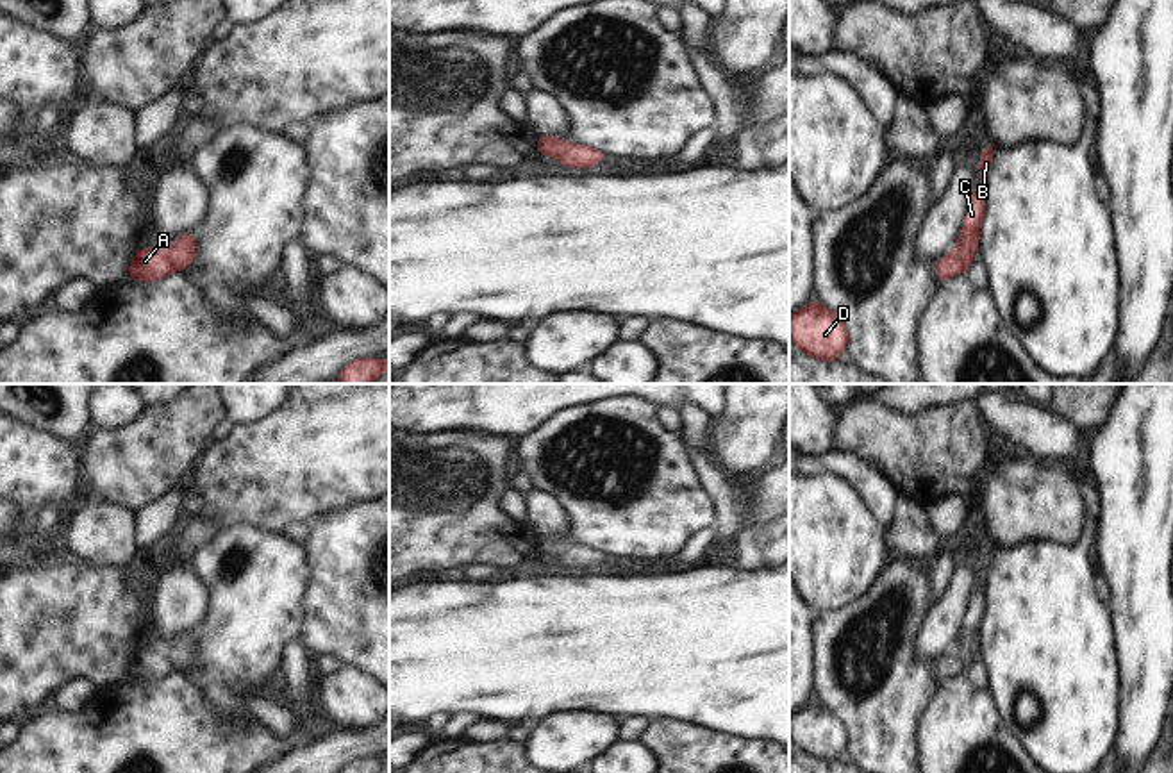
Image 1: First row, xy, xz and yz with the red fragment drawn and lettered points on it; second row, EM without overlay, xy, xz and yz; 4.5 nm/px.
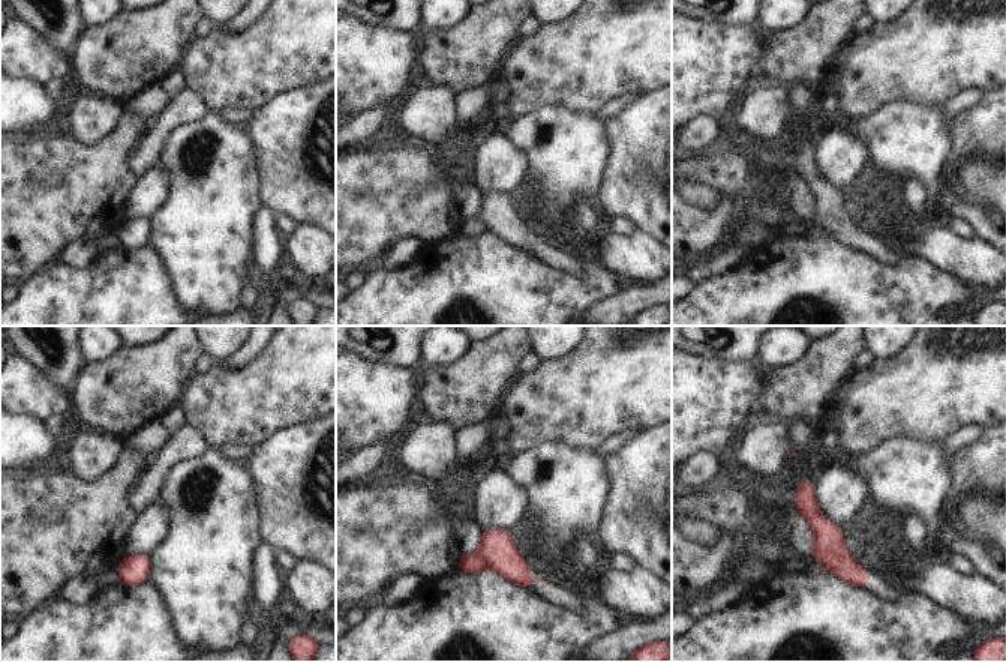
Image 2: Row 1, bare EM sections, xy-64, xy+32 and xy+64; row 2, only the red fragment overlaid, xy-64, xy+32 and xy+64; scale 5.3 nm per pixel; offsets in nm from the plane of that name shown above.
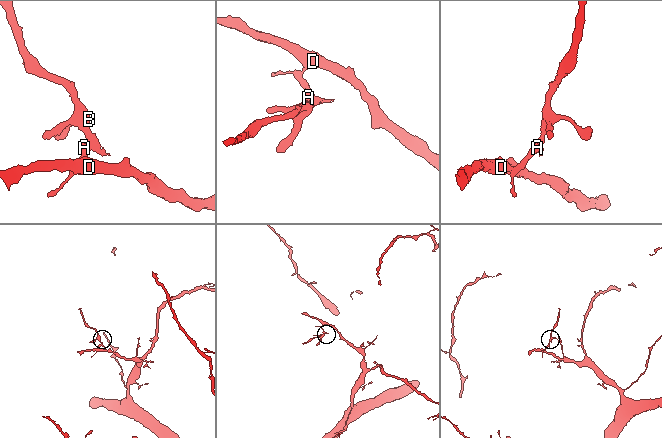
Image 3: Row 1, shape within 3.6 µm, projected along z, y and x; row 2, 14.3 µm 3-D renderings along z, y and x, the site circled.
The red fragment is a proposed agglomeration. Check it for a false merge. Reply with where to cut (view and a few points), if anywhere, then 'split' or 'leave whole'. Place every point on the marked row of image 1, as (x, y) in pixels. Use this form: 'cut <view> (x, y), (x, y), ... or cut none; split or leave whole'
cut xy (161, 252), (174, 270); split

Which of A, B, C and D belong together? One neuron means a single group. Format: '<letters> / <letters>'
A D / B C

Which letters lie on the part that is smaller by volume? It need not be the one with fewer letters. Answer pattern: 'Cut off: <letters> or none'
Cut off: B, C

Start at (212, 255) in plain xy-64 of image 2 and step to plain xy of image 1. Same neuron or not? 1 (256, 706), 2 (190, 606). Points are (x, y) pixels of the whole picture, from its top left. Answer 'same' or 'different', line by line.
1: different
2: different

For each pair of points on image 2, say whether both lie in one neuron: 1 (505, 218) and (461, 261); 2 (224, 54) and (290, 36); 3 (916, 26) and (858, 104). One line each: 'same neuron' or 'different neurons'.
1: different neurons
2: same neuron
3: same neuron

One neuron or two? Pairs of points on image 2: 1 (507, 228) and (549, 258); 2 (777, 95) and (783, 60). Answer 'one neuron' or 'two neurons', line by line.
1: one neuron
2: two neurons

